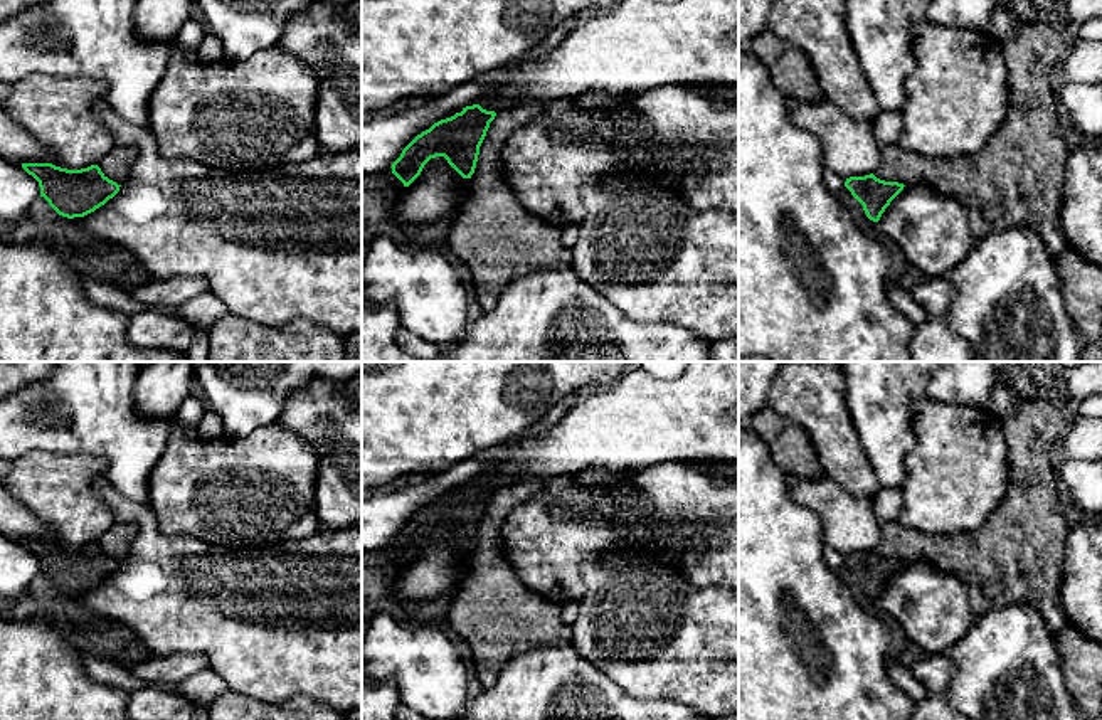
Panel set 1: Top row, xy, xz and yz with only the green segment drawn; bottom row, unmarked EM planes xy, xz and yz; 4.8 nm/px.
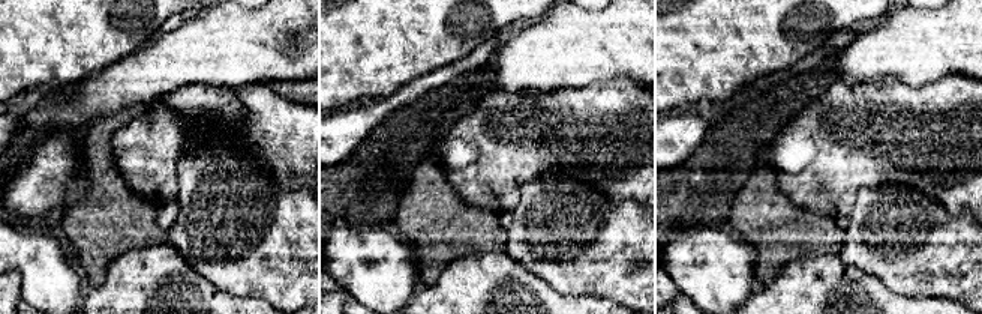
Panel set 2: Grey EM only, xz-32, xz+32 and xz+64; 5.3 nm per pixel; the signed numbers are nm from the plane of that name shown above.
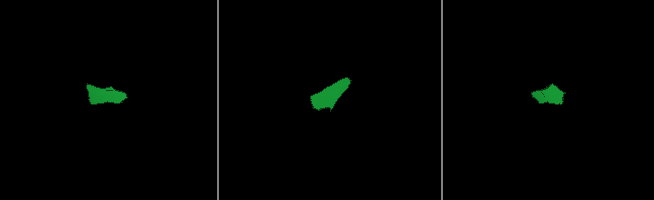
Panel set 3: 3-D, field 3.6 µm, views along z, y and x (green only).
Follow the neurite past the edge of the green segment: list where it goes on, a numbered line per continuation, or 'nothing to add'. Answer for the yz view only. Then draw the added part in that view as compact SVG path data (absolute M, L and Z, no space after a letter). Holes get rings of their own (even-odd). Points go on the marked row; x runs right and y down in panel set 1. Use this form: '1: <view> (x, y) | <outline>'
1: yz (868, 227) | M843 185L840 192L834 193L836 200L851 214L858 229L870 239L880 241L883 246L892 246L893 241L887 237L878 222L866 217L863 205L851 195L851 192Z

